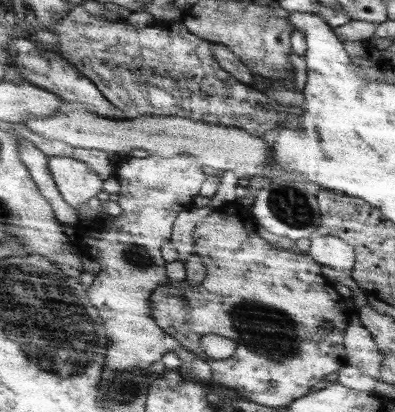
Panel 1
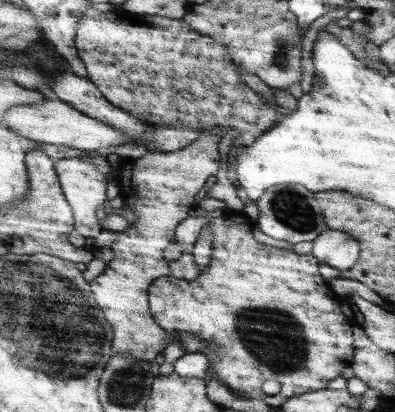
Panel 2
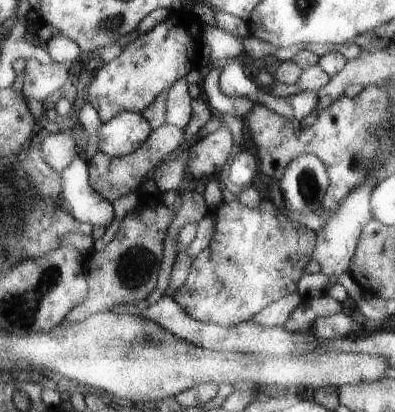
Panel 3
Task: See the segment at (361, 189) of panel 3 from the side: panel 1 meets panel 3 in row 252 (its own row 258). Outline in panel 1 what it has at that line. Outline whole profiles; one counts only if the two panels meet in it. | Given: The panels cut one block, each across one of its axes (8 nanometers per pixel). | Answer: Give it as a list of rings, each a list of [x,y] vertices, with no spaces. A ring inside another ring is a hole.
[[[313,234],[311,236],[311,248],[309,248],[309,256],[313,260],[317,260],[323,266],[329,266],[333,270],[351,274],[353,266],[355,266],[355,256],[353,256],[353,248],[341,238],[341,236],[321,236],[321,234]]]

